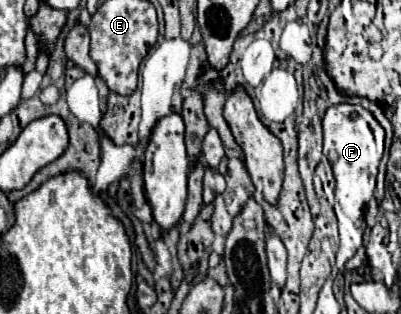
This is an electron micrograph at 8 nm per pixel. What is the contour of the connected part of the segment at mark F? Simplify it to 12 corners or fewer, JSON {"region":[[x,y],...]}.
{"region":[[360,104],[330,106],[323,154],[336,178],[336,268],[366,230],[385,131]]}

